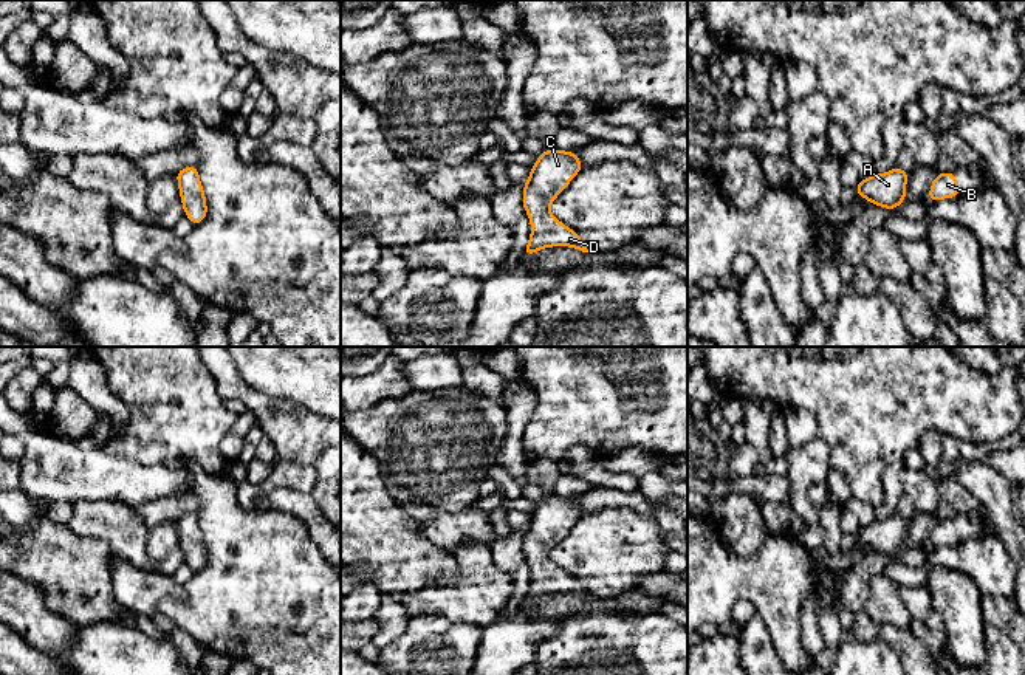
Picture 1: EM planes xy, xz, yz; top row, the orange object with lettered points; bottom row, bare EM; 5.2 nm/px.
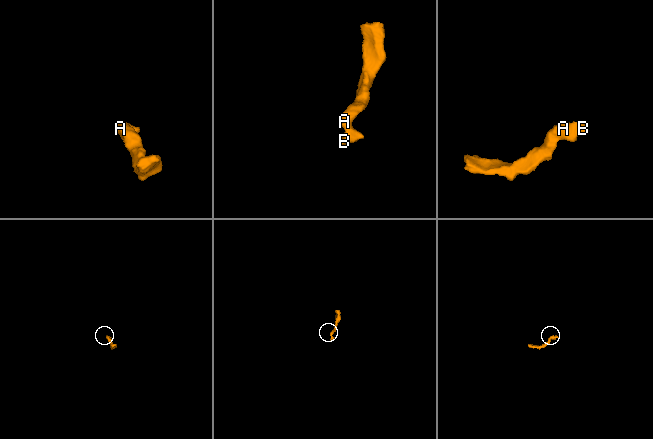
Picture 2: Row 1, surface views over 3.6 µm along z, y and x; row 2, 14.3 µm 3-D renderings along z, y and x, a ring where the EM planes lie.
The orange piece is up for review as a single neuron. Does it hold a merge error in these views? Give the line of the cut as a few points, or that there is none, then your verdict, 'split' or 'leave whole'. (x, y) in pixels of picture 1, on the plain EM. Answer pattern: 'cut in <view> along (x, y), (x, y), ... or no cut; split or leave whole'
no cut; leave whole

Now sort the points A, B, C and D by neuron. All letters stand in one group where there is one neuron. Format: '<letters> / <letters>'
A B C D

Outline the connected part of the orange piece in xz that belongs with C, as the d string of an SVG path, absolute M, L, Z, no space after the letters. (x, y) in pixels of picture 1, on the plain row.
M553 494L539 502L523 531L522 550L531 568L531 582L523 598L526 604L551 593L570 593L588 599L581 582L550 559L551 550L582 516L573 497L564 499Z

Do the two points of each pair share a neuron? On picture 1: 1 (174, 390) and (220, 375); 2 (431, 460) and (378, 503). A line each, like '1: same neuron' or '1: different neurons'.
1: different neurons
2: different neurons

